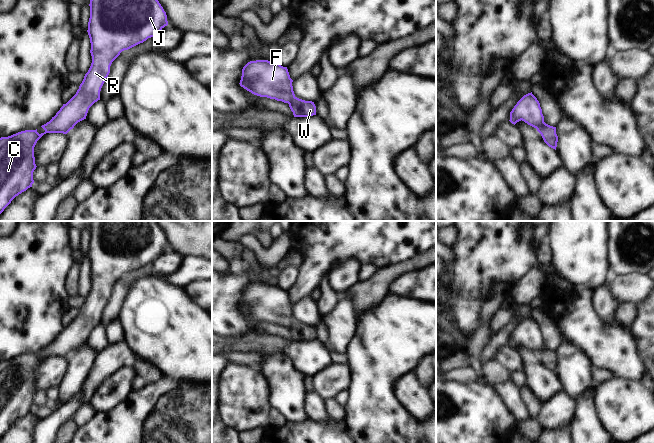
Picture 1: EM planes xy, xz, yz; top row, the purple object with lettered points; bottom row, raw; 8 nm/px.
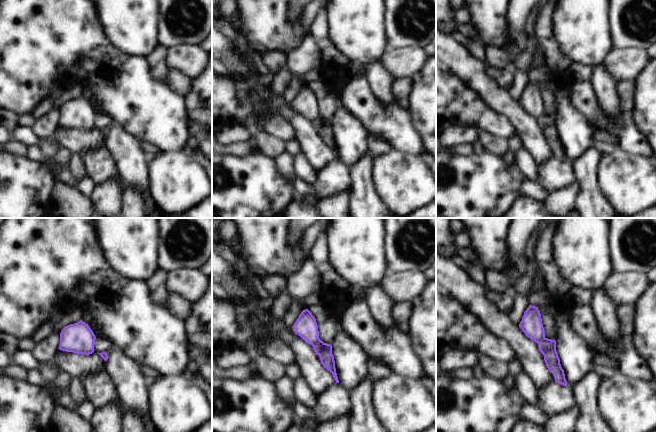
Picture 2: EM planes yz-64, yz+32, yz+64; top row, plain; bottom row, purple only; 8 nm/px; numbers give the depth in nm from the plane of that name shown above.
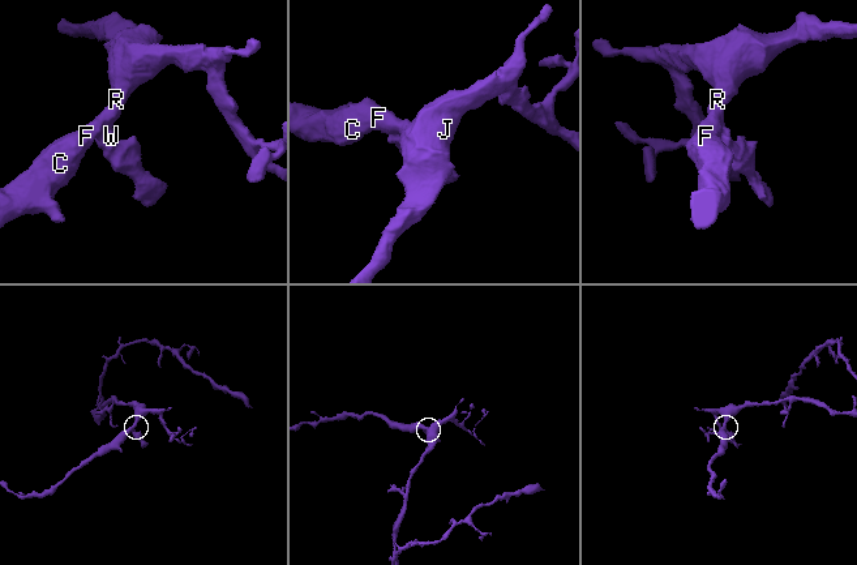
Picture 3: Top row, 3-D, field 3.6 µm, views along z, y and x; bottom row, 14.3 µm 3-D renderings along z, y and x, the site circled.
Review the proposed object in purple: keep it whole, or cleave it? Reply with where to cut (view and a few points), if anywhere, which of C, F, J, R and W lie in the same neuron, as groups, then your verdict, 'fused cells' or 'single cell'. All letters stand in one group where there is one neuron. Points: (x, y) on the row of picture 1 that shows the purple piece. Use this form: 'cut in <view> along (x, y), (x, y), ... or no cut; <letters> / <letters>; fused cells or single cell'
cut in yz along (543, 121), (536, 128); C F J R / W; fused cells

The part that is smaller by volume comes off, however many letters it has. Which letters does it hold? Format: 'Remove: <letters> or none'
Remove: W

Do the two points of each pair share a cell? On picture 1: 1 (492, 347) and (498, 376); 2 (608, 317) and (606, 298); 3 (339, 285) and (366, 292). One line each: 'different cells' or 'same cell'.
1: different cells
2: same cell
3: different cells

